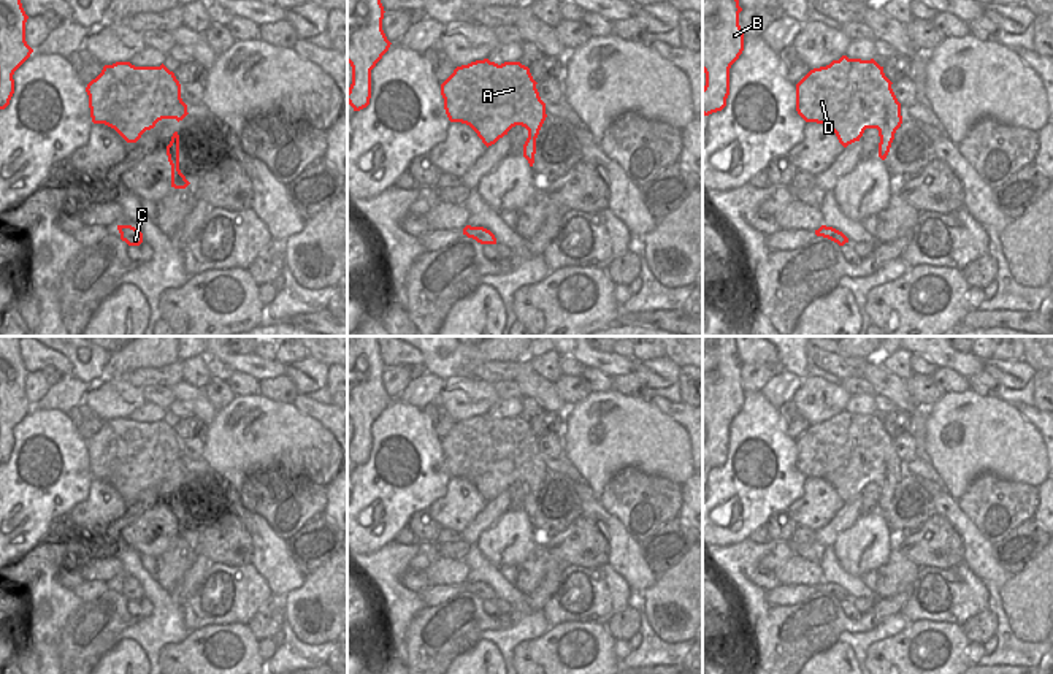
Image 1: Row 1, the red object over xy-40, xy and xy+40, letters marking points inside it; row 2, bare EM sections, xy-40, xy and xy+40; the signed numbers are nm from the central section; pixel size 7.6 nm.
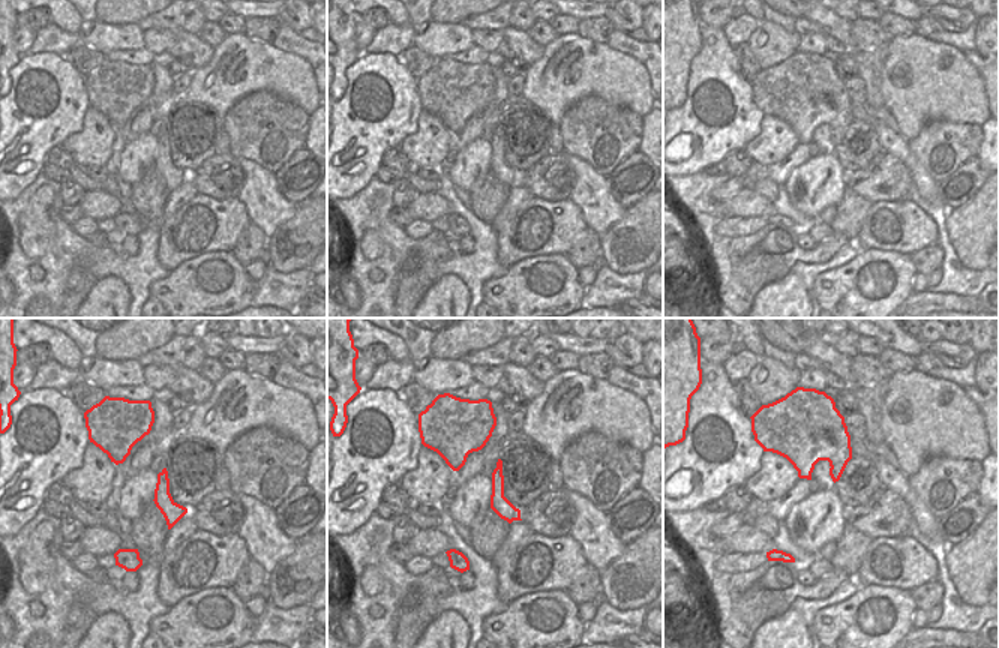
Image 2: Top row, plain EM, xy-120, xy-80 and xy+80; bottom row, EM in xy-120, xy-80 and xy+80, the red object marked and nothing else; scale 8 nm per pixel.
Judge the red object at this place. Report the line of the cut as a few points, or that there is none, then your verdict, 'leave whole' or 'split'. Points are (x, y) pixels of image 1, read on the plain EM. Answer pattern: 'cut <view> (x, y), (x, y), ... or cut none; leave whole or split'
cut xy (528, 492), (533, 511); split

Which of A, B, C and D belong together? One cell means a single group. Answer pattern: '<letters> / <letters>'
A B D / C

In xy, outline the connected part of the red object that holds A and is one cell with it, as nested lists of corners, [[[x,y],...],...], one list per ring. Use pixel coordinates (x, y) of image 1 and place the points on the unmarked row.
[[[484,414],[457,422],[441,439],[441,450],[449,476],[469,481],[487,503],[507,490],[512,482],[522,481],[528,485],[534,511],[536,493],[547,473],[546,458],[541,455],[536,439],[530,423],[520,417],[498,420]]]

